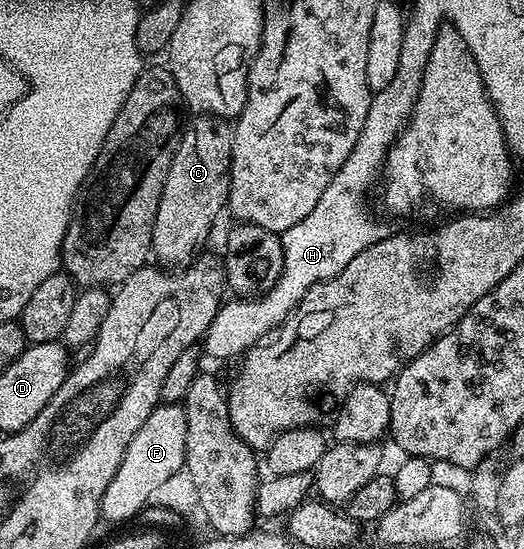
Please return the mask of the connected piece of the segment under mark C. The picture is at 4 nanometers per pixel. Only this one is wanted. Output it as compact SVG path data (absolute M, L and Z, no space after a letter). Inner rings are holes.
M196 114L191 117L193 120L187 121L186 127L183 129L182 135L179 137L178 143L170 157L170 163L168 166L168 173L164 179L164 185L162 186L162 198L158 202L158 214L156 215L156 221L154 222L154 230L152 231L152 251L151 255L156 256L161 265L168 270L183 270L201 255L205 251L204 243L208 240L208 235L212 232L212 227L216 224L216 219L220 216L220 211L225 211L228 202L228 178L232 175L232 134L233 129L229 127L225 121L215 116L205 116L203 114Z

